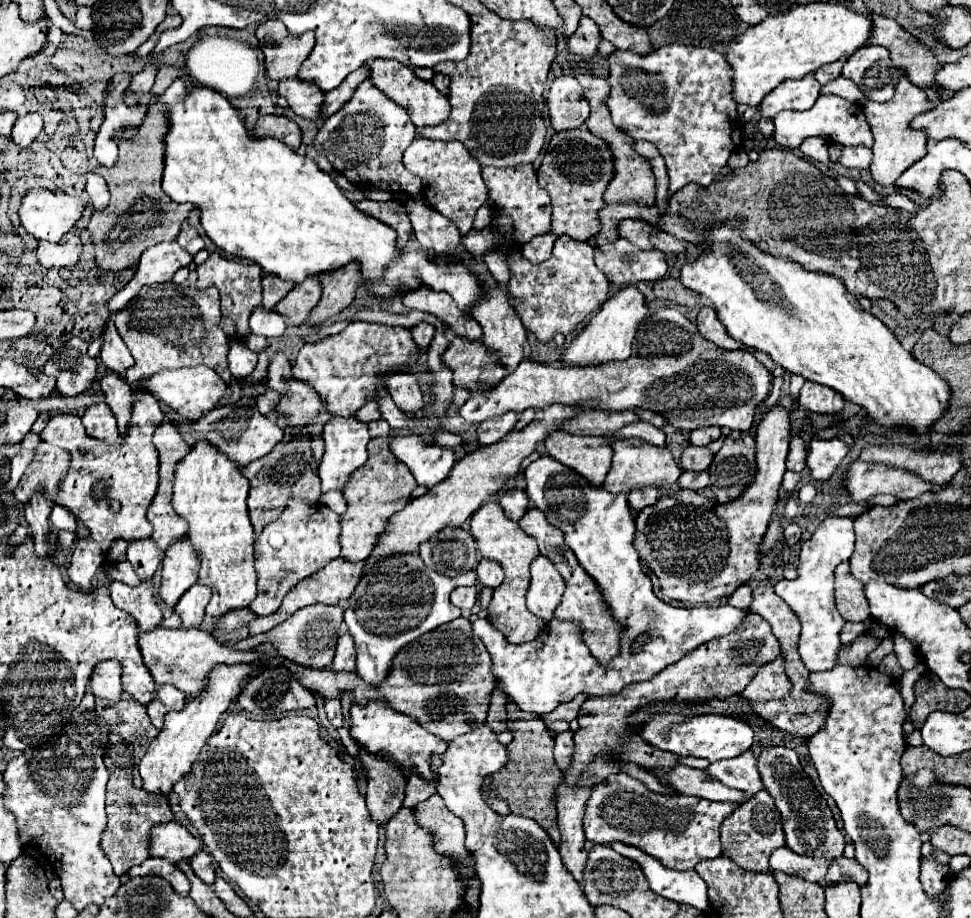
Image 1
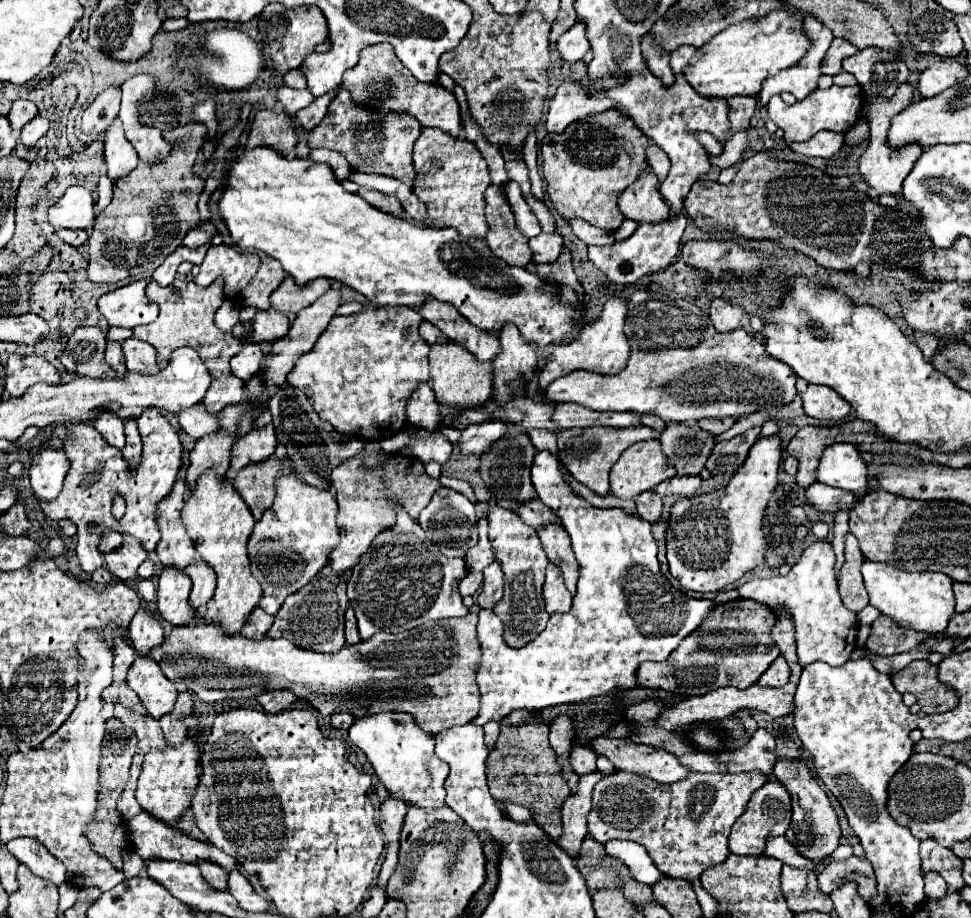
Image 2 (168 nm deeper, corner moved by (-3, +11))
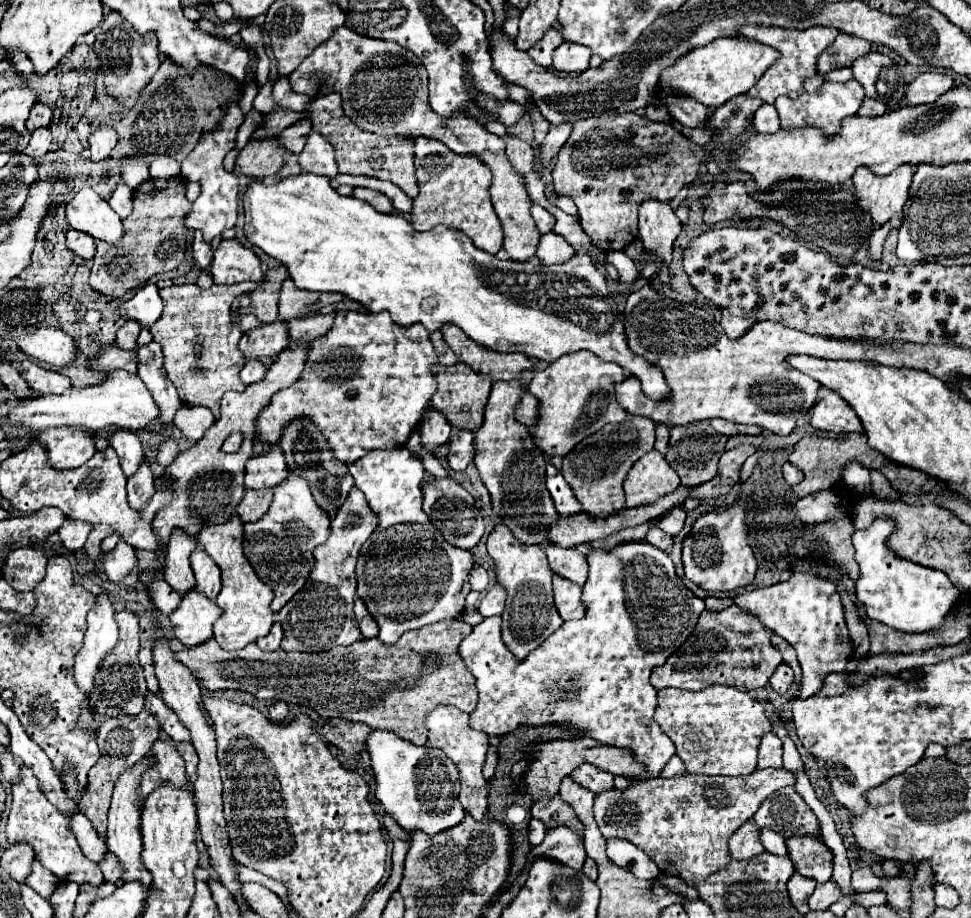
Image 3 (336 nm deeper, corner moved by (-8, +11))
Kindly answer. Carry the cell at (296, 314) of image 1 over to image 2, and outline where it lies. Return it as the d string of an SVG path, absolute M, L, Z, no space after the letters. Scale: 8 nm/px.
M285 277L279 289L271 295L271 305L281 313L287 313L287 311L299 313L303 307L319 299L329 287L331 287L331 281L325 281L323 277L317 281L311 281L309 285L295 285L293 277Z

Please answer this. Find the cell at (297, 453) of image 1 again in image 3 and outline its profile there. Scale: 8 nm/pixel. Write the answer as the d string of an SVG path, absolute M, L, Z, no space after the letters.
M264 489L264 491L246 491L244 499L238 503L236 515L248 523L248 521L258 521L260 517L266 515L268 507L272 501L272 489Z

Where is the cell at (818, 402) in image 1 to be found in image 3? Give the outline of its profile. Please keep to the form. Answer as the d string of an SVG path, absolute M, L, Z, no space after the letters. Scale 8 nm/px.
M828 391L812 409L810 425L816 431L828 431L828 433L862 433L862 423L858 421L858 415L838 393Z

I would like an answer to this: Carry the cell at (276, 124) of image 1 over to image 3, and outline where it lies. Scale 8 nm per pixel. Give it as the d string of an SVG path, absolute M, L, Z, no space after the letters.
M276 139L248 141L236 159L234 173L262 181L278 173L278 169L284 165L284 153L286 149Z

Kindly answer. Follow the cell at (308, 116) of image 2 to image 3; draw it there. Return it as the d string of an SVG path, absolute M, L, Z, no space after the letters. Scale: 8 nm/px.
M302 119L302 121L298 121L296 125L290 125L288 129L284 129L284 131L280 133L282 145L286 145L286 149L292 151L292 153L300 153L310 131L312 131L312 123L306 121L306 119Z

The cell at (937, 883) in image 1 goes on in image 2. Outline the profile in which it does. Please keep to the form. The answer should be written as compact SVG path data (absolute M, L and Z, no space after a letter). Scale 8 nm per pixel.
M925 873L925 895L931 899L939 899L943 897L947 891L947 883L943 881L943 877L939 873Z

